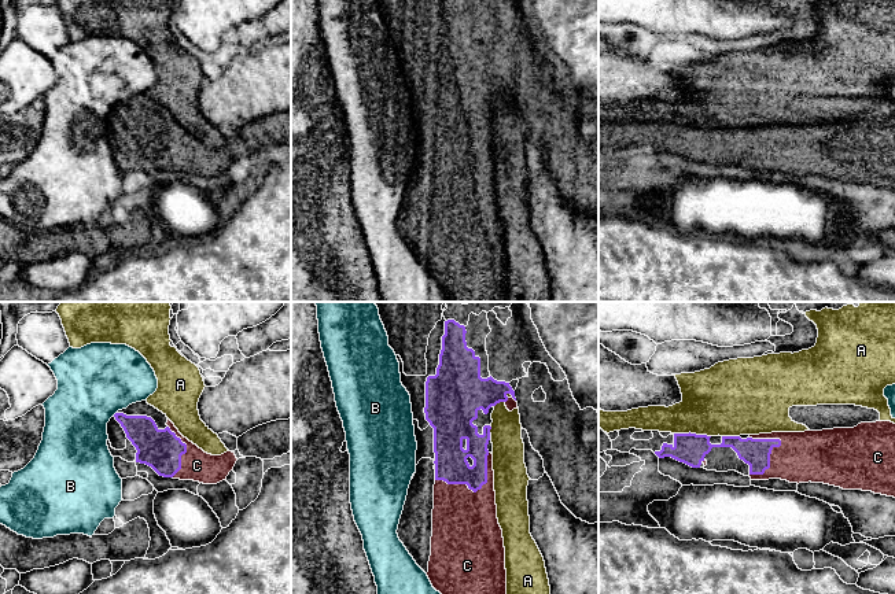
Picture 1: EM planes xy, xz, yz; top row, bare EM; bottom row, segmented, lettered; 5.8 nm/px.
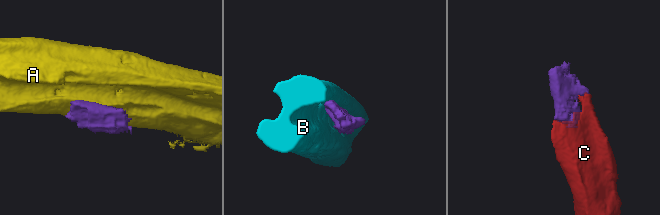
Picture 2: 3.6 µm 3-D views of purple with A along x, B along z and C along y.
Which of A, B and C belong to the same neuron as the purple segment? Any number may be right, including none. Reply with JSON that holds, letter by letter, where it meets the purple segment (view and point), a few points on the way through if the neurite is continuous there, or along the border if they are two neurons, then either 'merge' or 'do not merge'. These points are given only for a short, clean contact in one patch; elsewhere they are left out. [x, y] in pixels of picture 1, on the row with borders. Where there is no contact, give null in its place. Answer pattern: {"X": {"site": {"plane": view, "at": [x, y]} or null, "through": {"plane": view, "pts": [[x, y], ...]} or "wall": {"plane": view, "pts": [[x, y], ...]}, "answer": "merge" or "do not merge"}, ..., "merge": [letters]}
{"A": {"site": {"plane": "yz", "at": [692, 434]}, "answer": "do not merge"}, "B": {"site": null, "answer": "do not merge"}, "C": {"site": {"plane": "yz", "at": [769, 461]}, "answer": "merge"}, "merge": ["C"]}

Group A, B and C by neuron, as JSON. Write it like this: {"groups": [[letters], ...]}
{"groups": [["A"], ["B"], ["C"]]}

